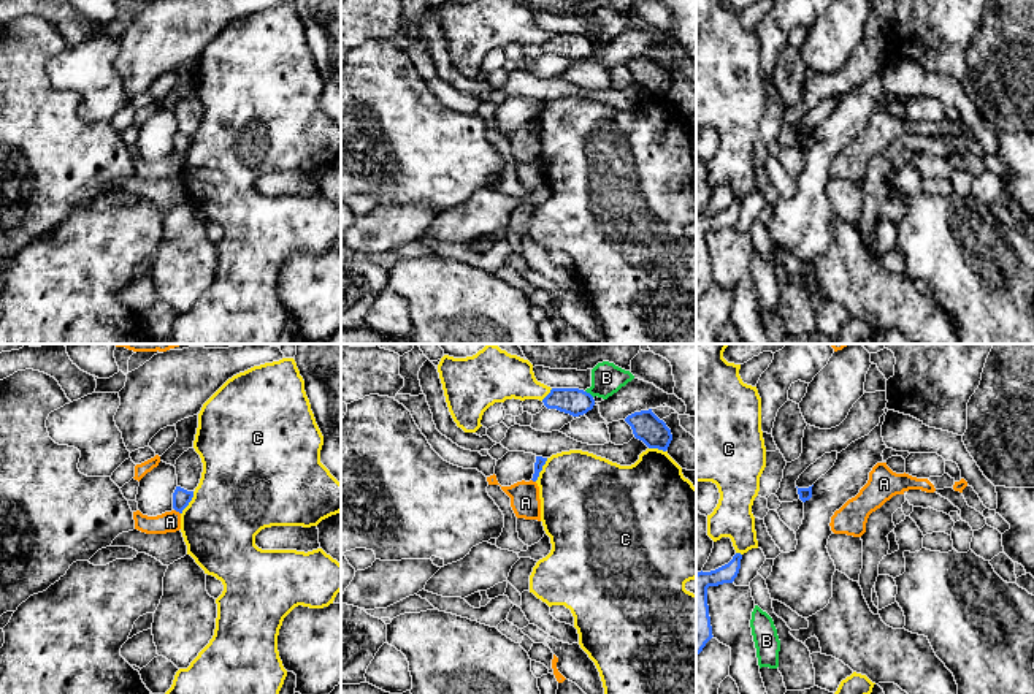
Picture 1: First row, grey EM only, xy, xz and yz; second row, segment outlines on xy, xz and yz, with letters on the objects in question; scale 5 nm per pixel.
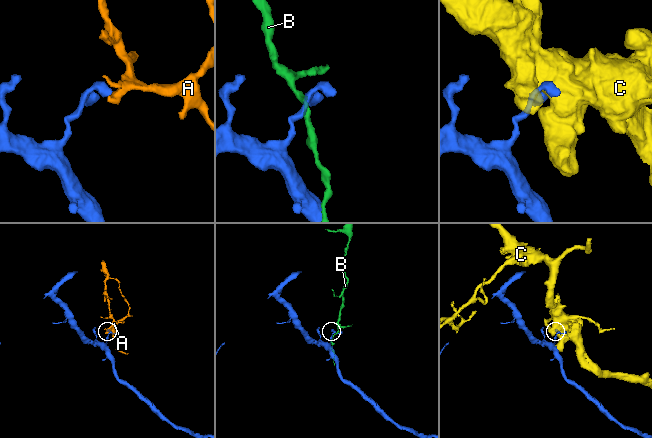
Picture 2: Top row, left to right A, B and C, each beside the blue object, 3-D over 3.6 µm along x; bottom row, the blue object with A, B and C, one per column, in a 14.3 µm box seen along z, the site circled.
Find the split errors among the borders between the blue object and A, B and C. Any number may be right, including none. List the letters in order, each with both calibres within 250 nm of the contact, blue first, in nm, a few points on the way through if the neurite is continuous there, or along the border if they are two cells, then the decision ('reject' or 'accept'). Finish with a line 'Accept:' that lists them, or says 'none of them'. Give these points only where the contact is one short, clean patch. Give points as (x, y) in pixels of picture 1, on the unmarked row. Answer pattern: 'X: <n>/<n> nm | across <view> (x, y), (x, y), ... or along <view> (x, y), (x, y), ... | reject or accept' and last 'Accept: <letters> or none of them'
A: 90/110 nm | along xy (175, 154), (179, 159) | reject
B: 140/160 nm | reject
C: 50/440 nm | reject
Accept: none of them

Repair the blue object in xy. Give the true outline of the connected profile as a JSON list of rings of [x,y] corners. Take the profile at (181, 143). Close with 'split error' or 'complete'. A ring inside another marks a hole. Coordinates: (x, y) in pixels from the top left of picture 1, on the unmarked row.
[[[176,132],[174,138],[173,138],[173,154],[179,158],[182,158],[182,155],[189,151],[189,147],[193,143],[193,136],[187,136],[181,132]]]; complete

